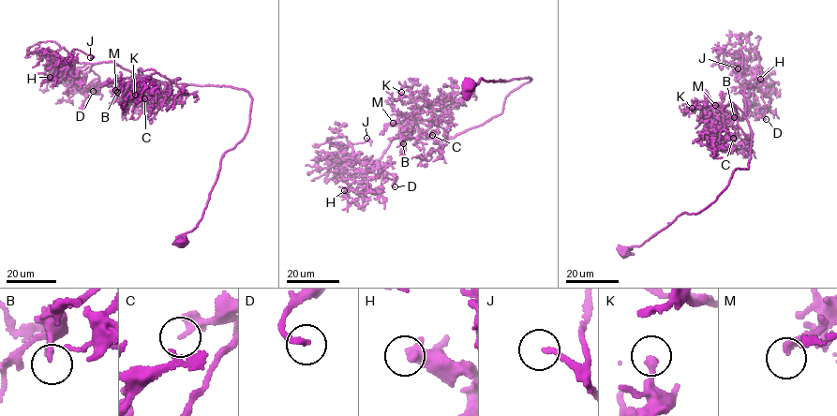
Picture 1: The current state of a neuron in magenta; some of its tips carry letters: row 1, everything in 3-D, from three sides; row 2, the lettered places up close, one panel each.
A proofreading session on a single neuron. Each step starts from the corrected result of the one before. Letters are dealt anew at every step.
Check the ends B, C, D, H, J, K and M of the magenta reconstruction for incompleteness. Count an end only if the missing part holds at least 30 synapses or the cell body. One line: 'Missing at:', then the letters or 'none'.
Missing at: D, J, M

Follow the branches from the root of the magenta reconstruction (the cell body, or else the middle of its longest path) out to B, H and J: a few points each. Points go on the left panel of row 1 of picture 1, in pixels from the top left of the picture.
B: (181, 240), (246, 133), (251, 96), (149, 81), (140, 69), (148, 77), (117, 92)
H: (181, 240), (200, 221), (225, 153), (246, 133), (251, 96), (149, 81), (108, 61), (72, 61), (50, 77)
J: (181, 240), (246, 133), (251, 96), (149, 81), (110, 61), (58, 71), (74, 49), (90, 57)

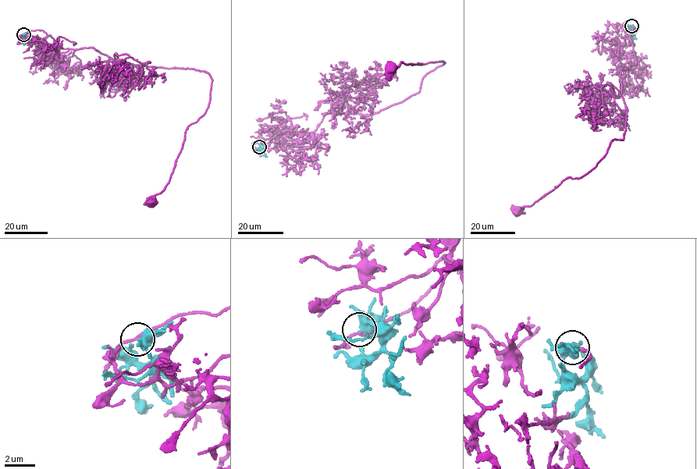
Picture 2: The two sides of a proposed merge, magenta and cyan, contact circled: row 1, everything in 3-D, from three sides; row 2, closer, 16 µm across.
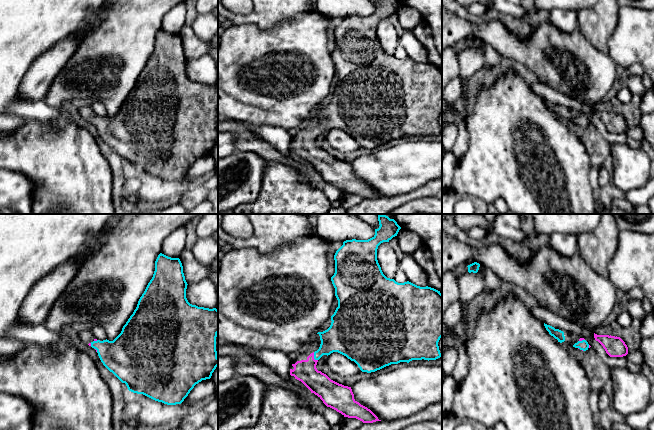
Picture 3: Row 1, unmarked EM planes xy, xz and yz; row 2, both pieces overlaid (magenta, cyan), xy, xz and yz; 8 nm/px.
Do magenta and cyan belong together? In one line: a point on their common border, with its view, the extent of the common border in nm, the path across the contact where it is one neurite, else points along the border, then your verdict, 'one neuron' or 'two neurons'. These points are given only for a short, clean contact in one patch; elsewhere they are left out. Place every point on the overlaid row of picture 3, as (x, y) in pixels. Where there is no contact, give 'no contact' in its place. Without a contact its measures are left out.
xz (313, 357) | 80 nm | across xz (320, 384), (312, 376), (313, 357), (337, 338) | one neuron

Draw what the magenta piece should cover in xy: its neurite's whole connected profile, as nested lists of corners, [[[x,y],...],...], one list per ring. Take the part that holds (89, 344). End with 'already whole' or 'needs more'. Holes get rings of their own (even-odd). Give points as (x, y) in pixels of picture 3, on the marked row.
[[[160,253],[155,261],[153,277],[121,333],[113,341],[94,339],[88,344],[96,350],[103,365],[125,383],[129,391],[167,405],[181,404],[196,384],[211,378],[218,366],[218,310],[190,304],[186,298],[187,285],[180,259]]]; needs more

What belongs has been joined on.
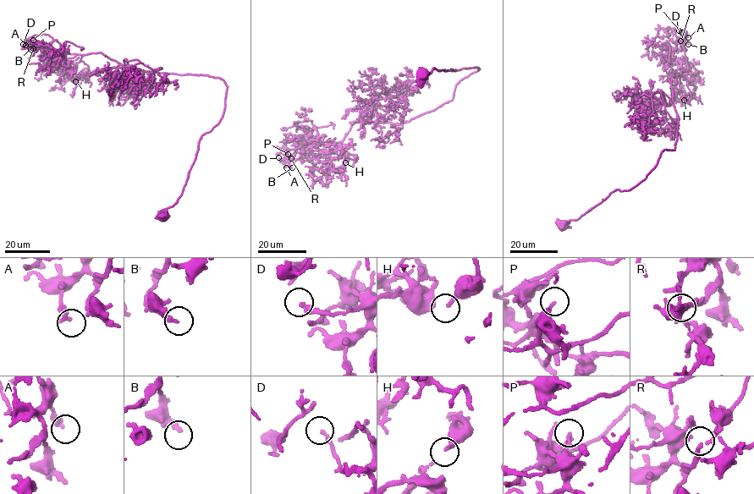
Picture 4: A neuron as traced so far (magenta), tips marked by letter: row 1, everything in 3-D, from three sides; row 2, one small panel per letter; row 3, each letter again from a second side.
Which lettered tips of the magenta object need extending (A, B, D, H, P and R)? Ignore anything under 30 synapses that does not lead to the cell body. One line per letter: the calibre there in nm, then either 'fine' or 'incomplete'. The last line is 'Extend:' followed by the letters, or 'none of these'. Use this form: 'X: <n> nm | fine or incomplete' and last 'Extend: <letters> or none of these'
A: 280 nm | fine
B: 240 nm | fine
D: 110 nm | fine
H: 200 nm | incomplete
P: 150 nm | fine
R: 140 nm | fine
Extend: H

